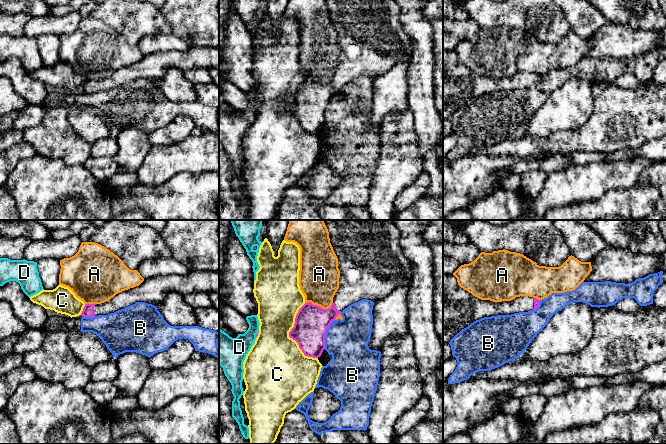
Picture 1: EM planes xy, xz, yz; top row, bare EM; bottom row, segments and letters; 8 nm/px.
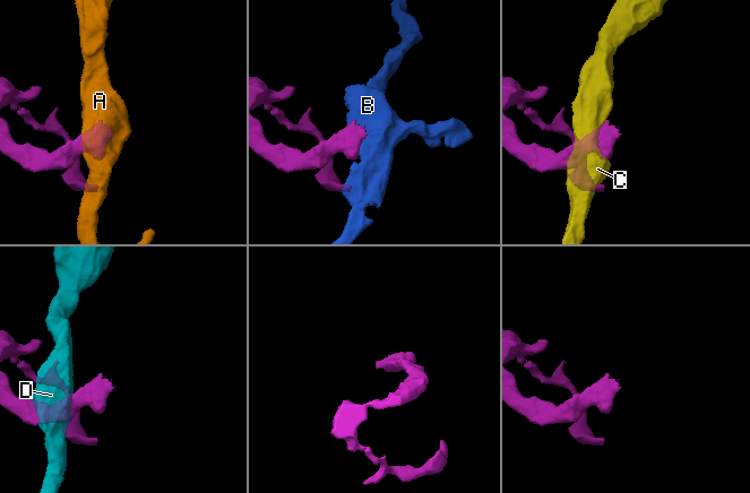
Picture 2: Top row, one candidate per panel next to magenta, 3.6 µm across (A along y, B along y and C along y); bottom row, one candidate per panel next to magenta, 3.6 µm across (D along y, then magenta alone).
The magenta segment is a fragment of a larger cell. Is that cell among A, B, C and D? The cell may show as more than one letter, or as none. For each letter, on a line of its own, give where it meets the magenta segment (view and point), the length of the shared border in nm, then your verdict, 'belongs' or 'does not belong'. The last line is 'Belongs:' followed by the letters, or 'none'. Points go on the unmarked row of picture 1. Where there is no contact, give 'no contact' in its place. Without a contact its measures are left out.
A: xz (319, 82) | 220 nm | does not belong
B: xz (325, 109) | 260 nm | does not belong
C: xz (289, 112) | 460 nm | does not belong
D: xz (256, 110) | 70 nm | does not belong
Belongs: none

